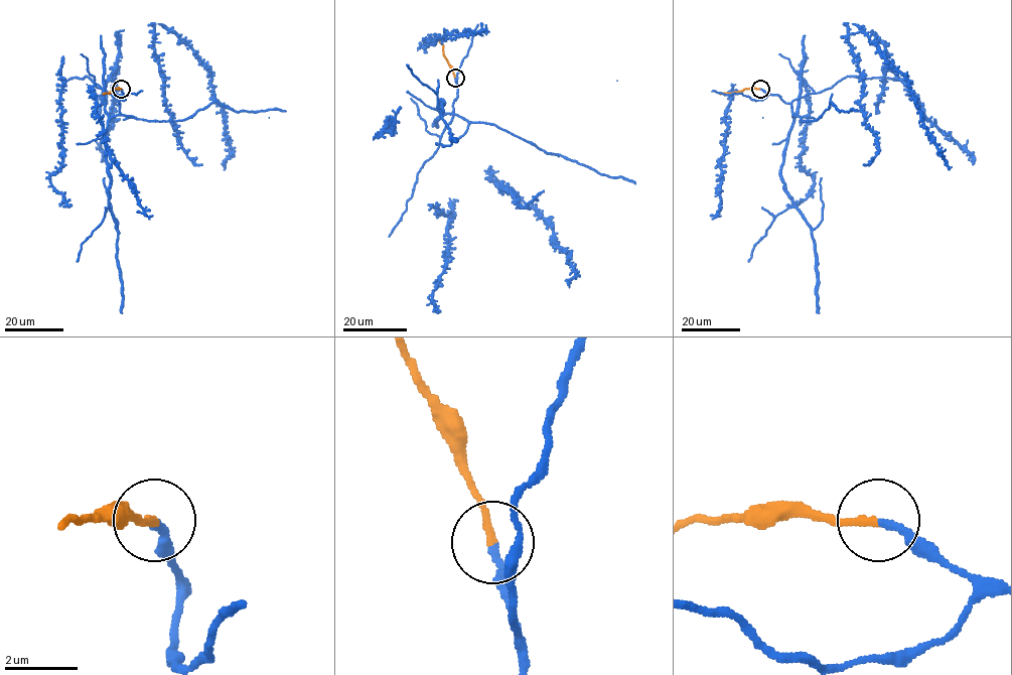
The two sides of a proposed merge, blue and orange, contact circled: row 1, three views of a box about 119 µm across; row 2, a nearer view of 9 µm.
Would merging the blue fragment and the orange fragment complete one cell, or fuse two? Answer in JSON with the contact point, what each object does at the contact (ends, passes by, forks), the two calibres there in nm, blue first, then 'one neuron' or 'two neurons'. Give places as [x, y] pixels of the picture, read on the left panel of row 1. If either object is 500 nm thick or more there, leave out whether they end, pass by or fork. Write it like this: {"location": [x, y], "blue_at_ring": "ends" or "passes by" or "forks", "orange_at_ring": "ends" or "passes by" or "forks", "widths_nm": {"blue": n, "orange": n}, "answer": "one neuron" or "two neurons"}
{"location": [121, 89], "blue_at_ring": "ends", "orange_at_ring": "ends", "widths_nm": {"blue": 200, "orange": 220}, "answer": "one neuron"}

